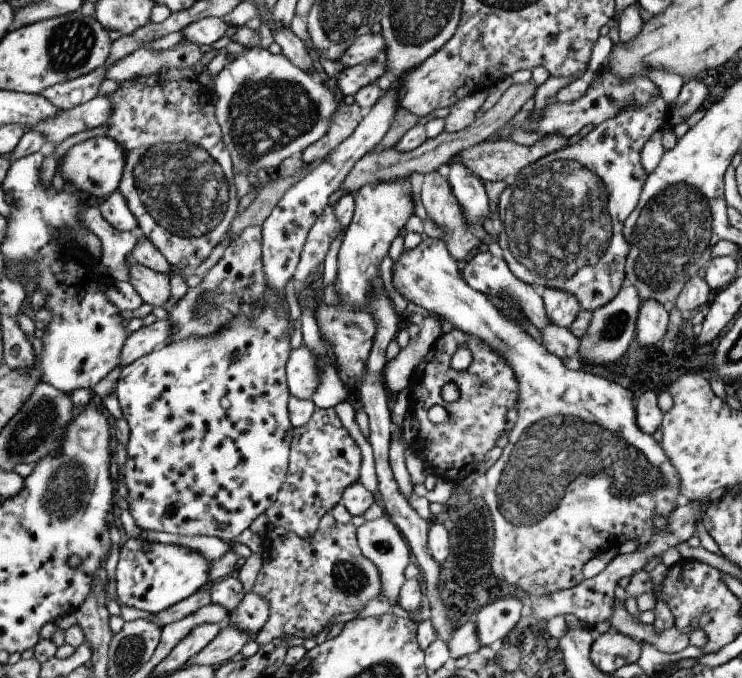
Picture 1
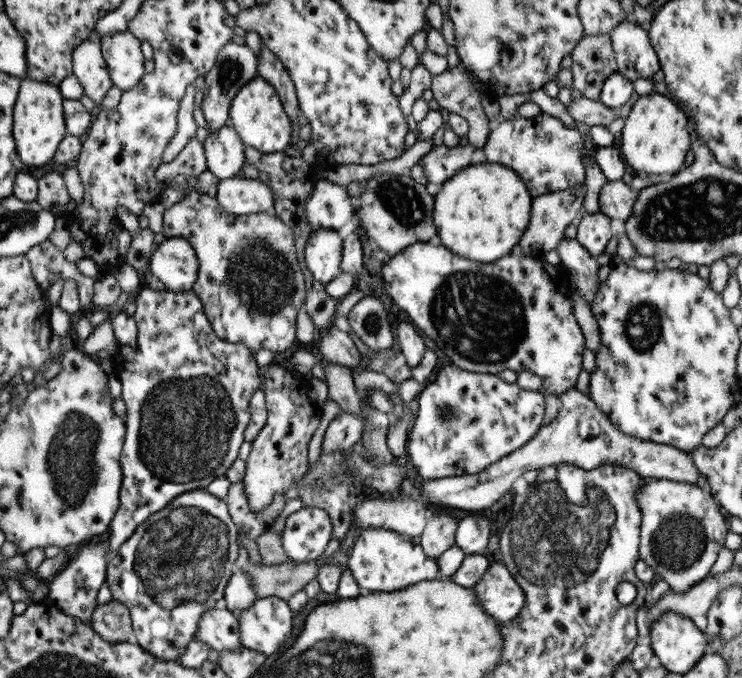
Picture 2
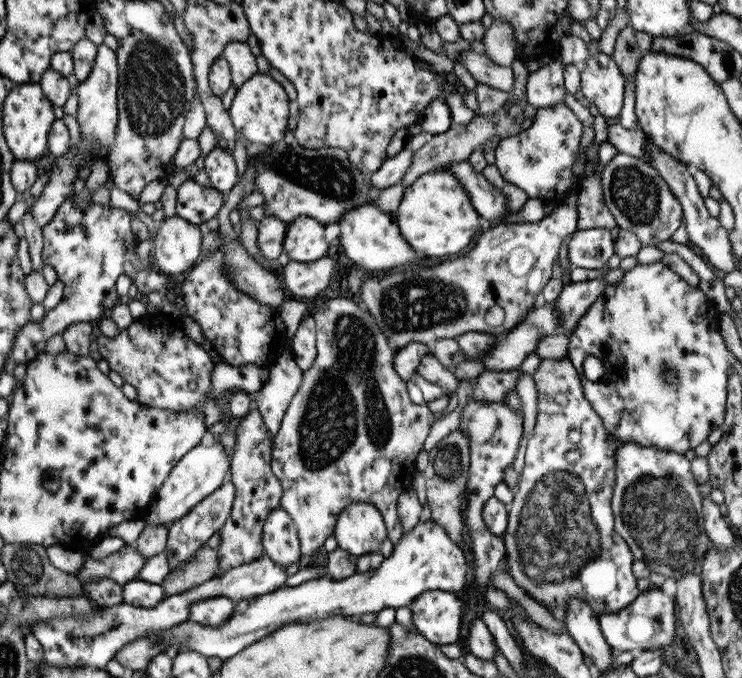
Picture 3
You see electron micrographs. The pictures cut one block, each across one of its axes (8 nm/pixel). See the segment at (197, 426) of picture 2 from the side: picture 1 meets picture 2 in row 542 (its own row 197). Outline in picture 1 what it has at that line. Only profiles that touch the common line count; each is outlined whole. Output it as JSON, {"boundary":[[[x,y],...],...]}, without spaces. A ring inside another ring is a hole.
{"boundary":[[[117,190],[97,203],[102,219],[115,230],[137,232],[136,218],[129,212],[126,200]]]}

